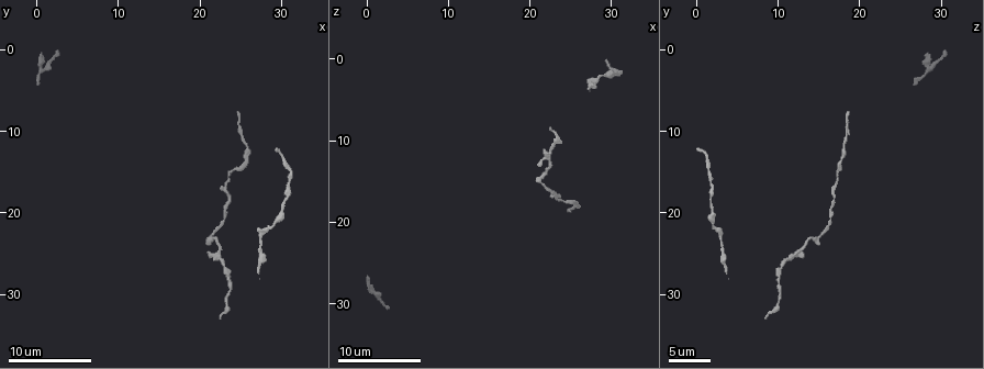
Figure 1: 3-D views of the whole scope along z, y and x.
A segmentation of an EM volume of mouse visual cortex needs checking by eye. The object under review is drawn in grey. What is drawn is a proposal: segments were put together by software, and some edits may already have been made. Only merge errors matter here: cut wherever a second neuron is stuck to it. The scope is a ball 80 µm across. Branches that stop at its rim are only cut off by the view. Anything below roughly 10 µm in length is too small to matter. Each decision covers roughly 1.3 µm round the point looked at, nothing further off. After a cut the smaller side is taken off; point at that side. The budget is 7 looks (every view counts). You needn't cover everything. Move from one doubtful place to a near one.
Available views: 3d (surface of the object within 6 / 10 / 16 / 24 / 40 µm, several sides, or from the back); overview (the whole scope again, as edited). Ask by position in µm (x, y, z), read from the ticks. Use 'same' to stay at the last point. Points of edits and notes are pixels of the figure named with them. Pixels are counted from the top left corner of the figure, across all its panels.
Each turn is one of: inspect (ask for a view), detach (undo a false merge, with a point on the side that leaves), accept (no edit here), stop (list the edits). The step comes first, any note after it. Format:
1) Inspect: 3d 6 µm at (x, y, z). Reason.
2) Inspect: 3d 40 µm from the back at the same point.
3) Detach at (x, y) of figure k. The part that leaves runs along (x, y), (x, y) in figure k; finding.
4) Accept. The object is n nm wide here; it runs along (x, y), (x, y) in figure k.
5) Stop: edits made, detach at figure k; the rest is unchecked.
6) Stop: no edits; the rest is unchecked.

Inspect: 3d 16 µm at (21.5, 22.5, 15.5). Thin neck.

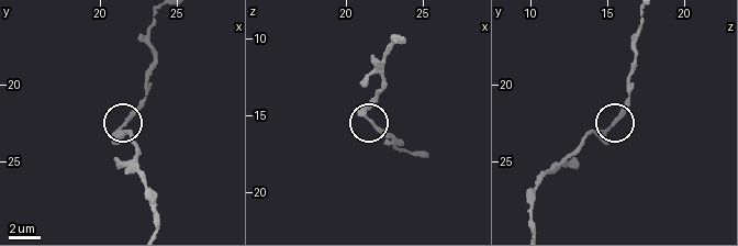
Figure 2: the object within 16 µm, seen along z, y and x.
Inspect: 3d 6 µm at (21.6, 22.8, 15.4).

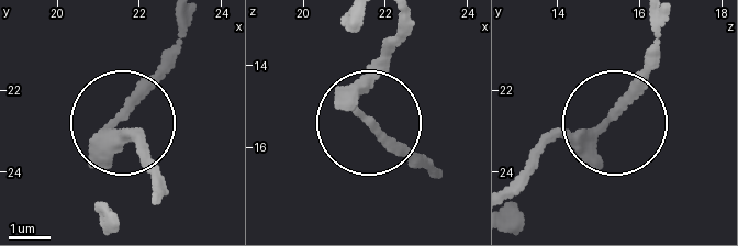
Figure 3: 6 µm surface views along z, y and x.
Accept. It runs along (660, 22), (660, 54), (639, 96), (566, 134), (516, 176) in figure 3; continuous, no second neuron.

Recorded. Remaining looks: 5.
Inspect: 3d 10 µm at (24.0, 28.5, 10.0). Sudden change in width.

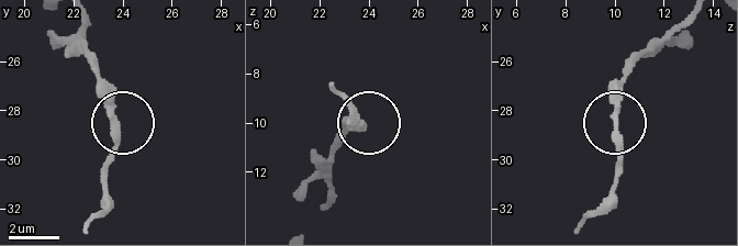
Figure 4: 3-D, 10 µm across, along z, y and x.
Inspect: 3d 10 µm from the back at (23.6, 28.3, 10.0).

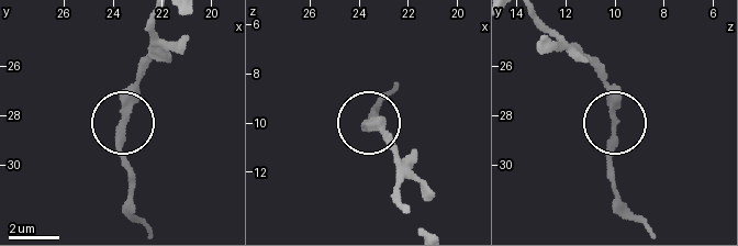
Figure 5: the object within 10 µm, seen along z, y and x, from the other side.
Accept. It runs along (152, 21), (152, 46), (121, 129), (126, 202) in figure 5; all the same neuron.

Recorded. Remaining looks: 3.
Inspect: 3d 16 µm at (24.0, 15.0, 17.0). Sudden change in width.

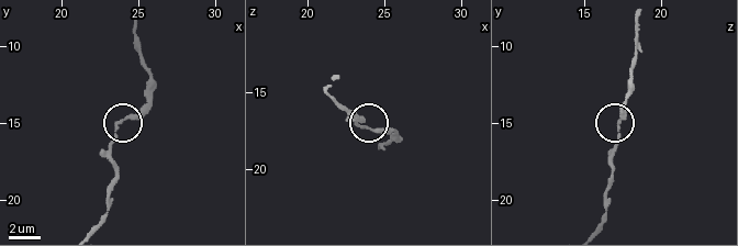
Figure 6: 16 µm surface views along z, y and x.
Accept. The object is 200 nm wide here; it runs along (113, 168), (110, 146), (115, 130), (152, 96) in figure 6; one neuron here.

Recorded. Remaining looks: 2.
Stop: no edits; the rest is unchecked.

